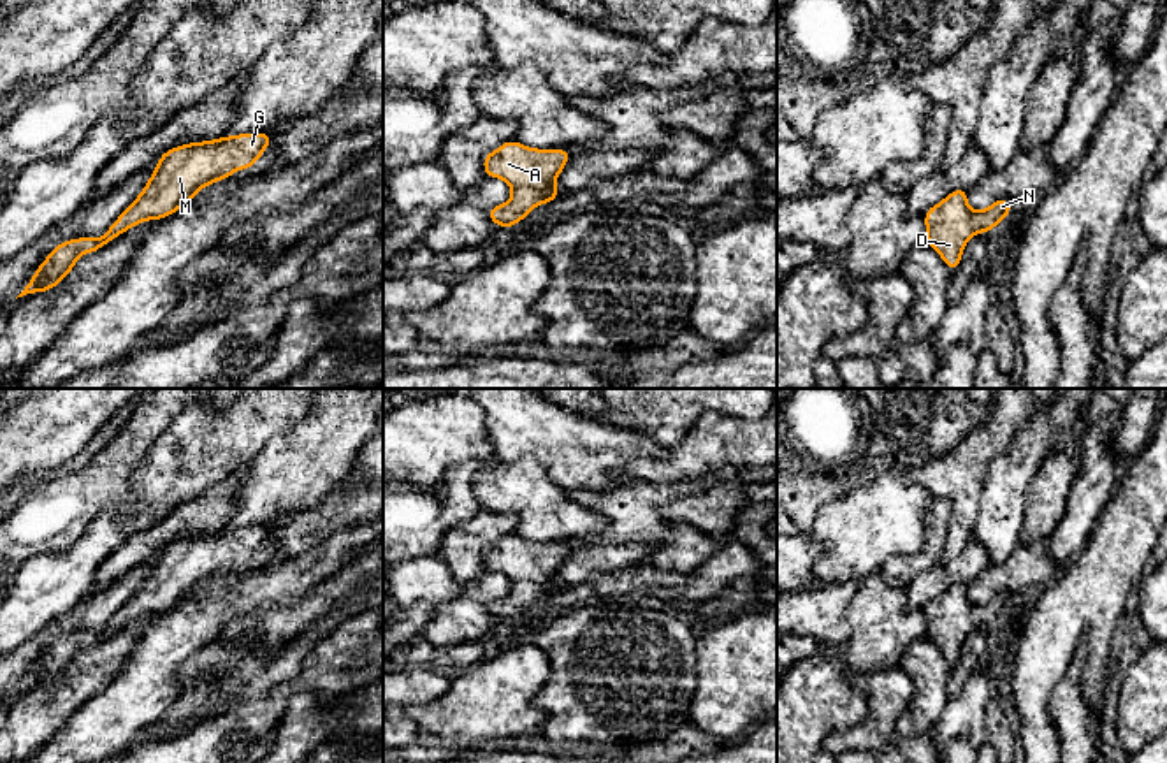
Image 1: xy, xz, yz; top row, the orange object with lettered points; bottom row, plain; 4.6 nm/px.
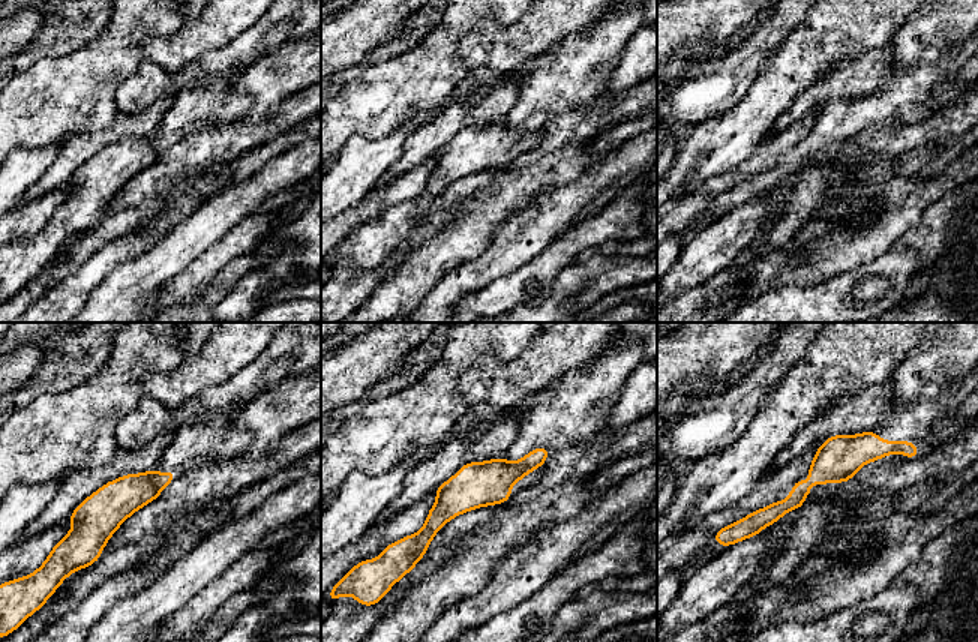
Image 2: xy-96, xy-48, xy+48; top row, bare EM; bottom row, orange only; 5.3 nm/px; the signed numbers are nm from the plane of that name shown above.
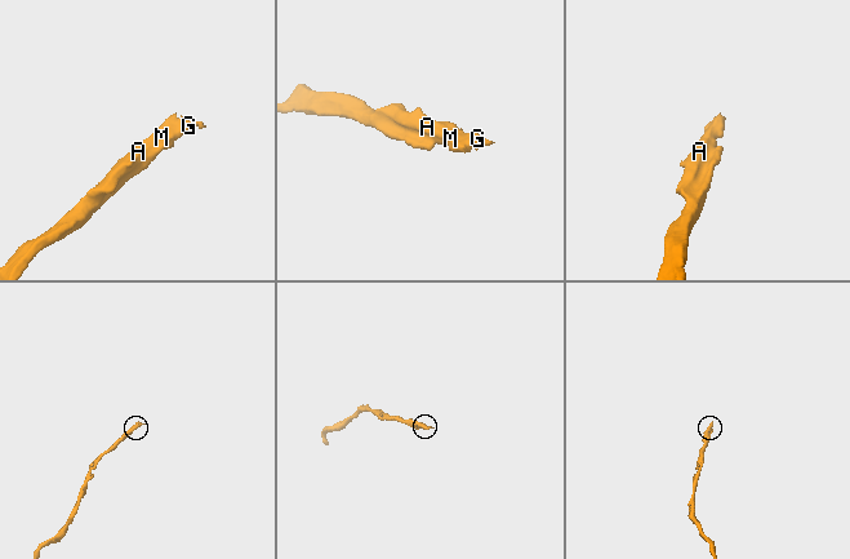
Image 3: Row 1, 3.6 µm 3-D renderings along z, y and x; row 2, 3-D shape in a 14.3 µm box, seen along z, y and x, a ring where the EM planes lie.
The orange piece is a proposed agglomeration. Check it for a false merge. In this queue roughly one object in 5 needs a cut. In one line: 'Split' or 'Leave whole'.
Leave whole

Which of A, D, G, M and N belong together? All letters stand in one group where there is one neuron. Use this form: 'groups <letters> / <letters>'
groups A D G M N

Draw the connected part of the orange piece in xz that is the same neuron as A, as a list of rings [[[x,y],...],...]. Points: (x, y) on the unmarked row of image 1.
[[[517,534],[503,536],[494,547],[485,547],[485,571],[501,571],[511,580],[506,598],[487,605],[490,615],[501,622],[524,614],[538,598],[550,598],[562,585],[554,582],[571,549],[566,541],[536,543]]]

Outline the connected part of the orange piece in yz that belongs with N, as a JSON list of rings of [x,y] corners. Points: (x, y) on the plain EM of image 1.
[[[958,582],[923,608],[926,636],[944,652],[949,665],[960,661],[963,642],[974,628],[989,626],[1014,605],[1009,594],[997,592],[988,603],[974,607],[967,589],[968,584]]]

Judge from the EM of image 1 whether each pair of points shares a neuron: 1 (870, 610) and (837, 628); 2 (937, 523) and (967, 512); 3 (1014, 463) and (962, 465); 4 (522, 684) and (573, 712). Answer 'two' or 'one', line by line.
1: two
2: two
3: two
4: two

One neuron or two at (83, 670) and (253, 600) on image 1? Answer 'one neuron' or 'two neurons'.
two neurons

